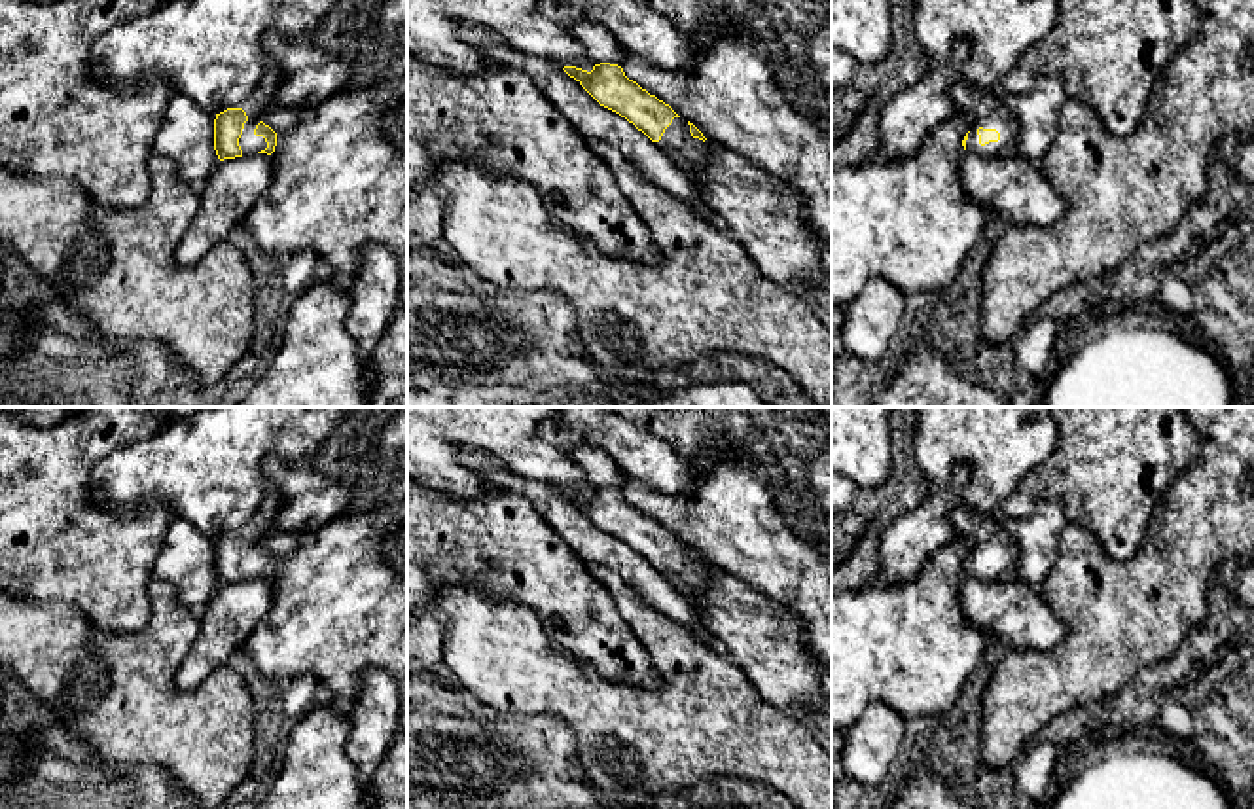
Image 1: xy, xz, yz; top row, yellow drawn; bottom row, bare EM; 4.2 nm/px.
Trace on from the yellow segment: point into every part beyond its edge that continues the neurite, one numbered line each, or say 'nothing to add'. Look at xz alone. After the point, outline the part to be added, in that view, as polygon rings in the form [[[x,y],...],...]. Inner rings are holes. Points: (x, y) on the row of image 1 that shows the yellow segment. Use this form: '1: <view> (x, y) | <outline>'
1: xz (599, 44) | [[[580,19],[566,30],[583,45],[595,64],[623,64],[623,47],[600,23]]]
2: xz (677, 141) | [[[674,117],[659,142],[654,142],[669,153],[688,174],[707,165],[707,144],[693,138],[684,117]]]

